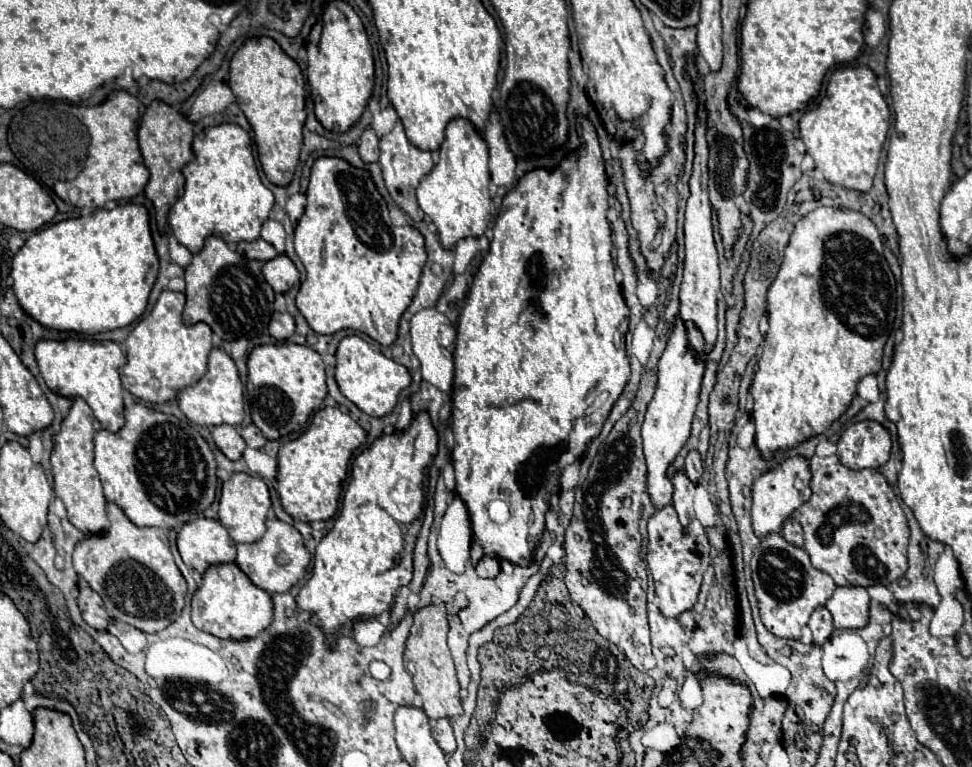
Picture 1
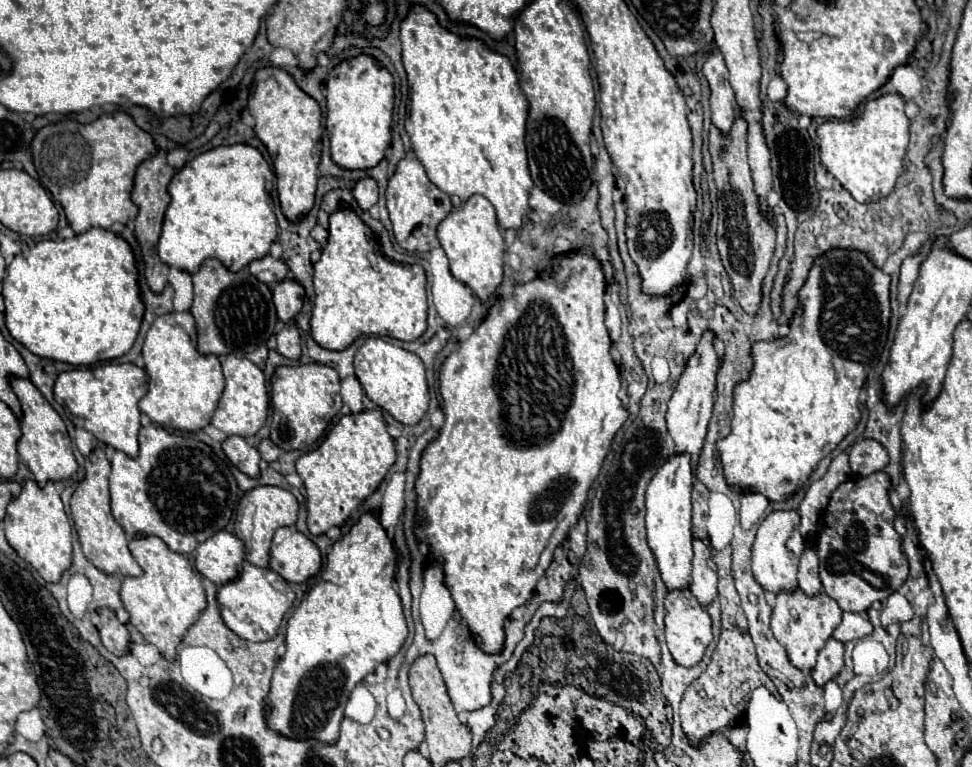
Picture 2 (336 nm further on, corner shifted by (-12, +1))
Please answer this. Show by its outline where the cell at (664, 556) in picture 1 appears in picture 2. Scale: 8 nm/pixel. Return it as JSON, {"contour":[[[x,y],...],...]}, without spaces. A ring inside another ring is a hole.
{"contour":[[[688,588],[668,590],[664,606],[666,606],[666,618],[664,618],[666,642],[672,656],[682,666],[696,666],[702,660],[708,644],[712,642],[712,622],[706,608],[696,600],[696,596]]]}

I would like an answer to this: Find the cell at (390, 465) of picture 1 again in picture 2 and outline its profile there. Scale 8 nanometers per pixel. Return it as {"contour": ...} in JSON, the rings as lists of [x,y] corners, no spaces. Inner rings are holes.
{"contour":[[[376,510],[362,514],[350,532],[332,546],[318,586],[306,592],[286,624],[286,654],[274,670],[272,690],[266,698],[272,708],[270,726],[274,730],[280,730],[290,738],[320,738],[328,744],[338,738],[344,706],[352,688],[362,682],[368,672],[374,672],[380,662],[394,656],[408,636],[400,596],[394,590],[398,556],[400,552],[382,526]]]}

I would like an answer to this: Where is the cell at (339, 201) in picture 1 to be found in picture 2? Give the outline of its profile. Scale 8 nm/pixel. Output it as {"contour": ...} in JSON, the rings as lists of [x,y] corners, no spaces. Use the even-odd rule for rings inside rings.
{"contour":[[[340,202],[340,212],[330,214],[328,242],[322,248],[320,260],[314,264],[314,288],[316,288],[316,300],[314,300],[310,328],[316,342],[328,350],[344,350],[358,336],[370,336],[370,334],[410,342],[420,338],[426,330],[428,298],[426,298],[424,268],[398,264],[388,256],[384,256],[384,252],[378,250],[378,242],[370,226],[364,224],[360,216],[344,202]]]}

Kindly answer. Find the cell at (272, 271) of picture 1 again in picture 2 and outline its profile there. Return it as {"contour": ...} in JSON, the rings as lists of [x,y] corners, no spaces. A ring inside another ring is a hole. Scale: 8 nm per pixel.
{"contour":[[[282,280],[274,288],[274,302],[276,302],[276,314],[280,320],[288,322],[296,318],[296,314],[302,308],[304,298],[304,286],[300,286],[296,280]]]}

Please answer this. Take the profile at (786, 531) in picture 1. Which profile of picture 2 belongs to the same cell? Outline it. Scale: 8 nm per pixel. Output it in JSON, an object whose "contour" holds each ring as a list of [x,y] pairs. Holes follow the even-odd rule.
{"contour":[[[806,544],[800,564],[798,564],[798,586],[808,594],[818,594],[822,590],[820,578],[818,578],[818,554],[812,544]]]}

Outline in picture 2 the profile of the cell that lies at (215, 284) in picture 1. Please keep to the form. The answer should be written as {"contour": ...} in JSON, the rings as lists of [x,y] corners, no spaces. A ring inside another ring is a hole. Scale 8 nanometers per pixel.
{"contour":[[[208,258],[192,276],[194,304],[190,312],[196,318],[198,350],[202,354],[246,354],[264,344],[278,322],[272,292],[268,284],[250,274],[250,290],[246,272],[232,272],[220,260]]]}

